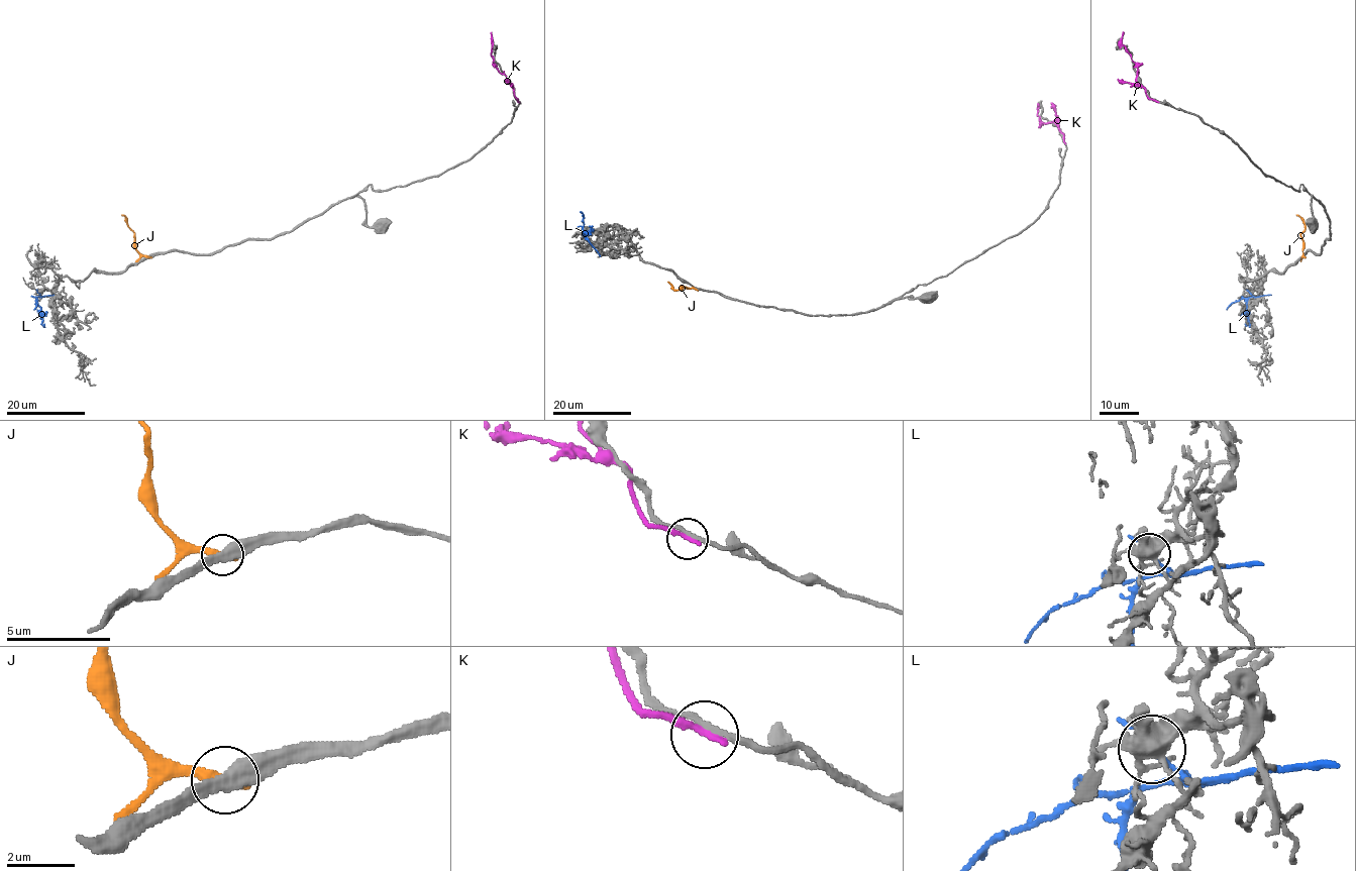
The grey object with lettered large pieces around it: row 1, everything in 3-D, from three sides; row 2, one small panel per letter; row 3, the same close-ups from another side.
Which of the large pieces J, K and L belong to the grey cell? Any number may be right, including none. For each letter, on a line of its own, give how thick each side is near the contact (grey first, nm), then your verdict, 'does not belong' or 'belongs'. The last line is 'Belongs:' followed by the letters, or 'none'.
J: calibres 400 and 400 nm; does not belong
K: calibres 170 and 280 nm; does not belong
L: calibres 480 and 120 nm; does not belong
Belongs: none

